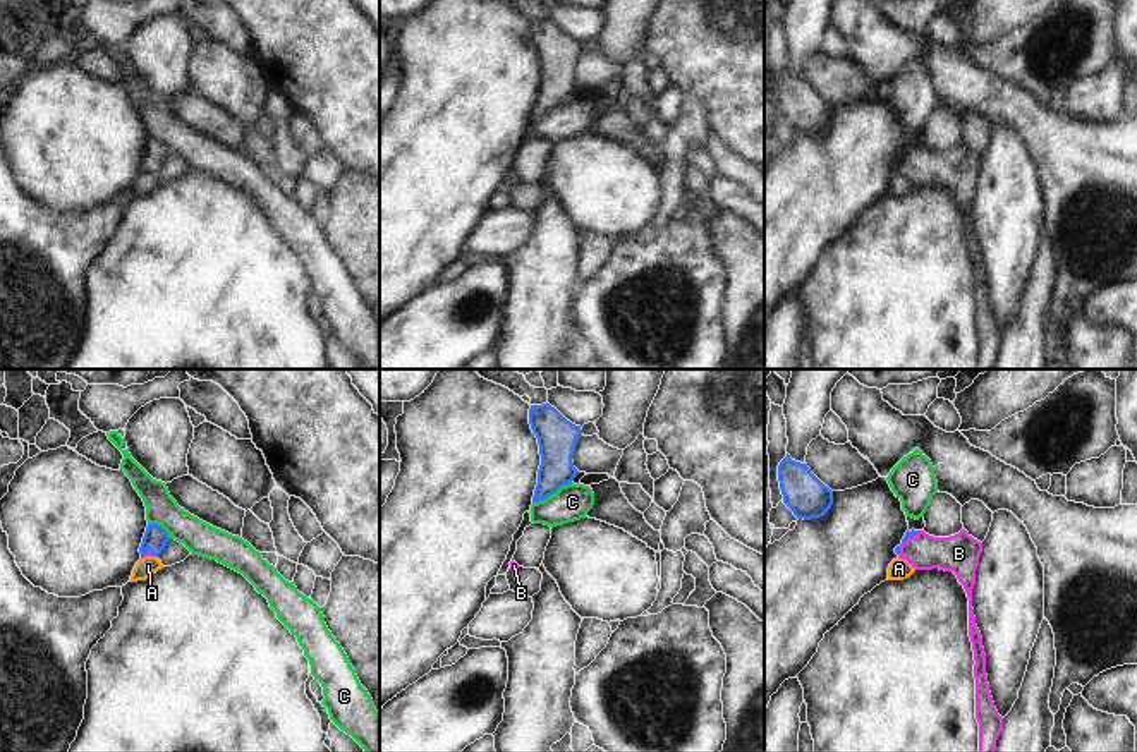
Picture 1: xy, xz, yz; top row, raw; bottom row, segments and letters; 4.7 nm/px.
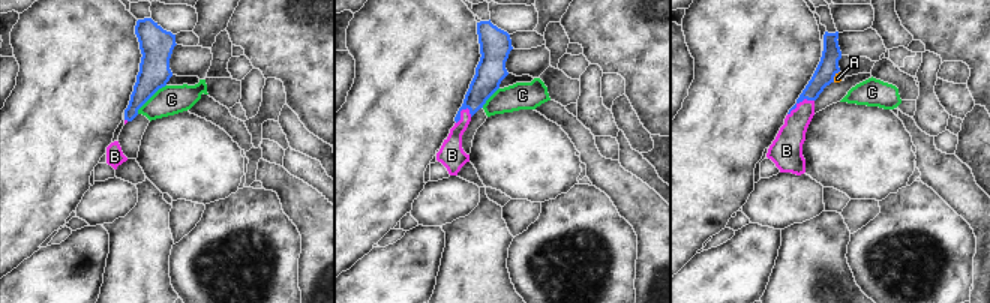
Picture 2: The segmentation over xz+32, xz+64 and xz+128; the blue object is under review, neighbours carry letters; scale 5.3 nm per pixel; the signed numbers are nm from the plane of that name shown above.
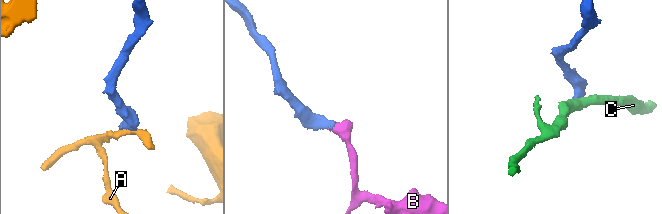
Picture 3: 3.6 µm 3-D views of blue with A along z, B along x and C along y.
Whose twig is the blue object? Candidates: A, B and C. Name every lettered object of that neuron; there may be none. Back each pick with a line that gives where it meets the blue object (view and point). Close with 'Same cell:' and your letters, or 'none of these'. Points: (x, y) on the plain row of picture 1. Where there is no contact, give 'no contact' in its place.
B: contact yz (905, 157)
Same cell: B

